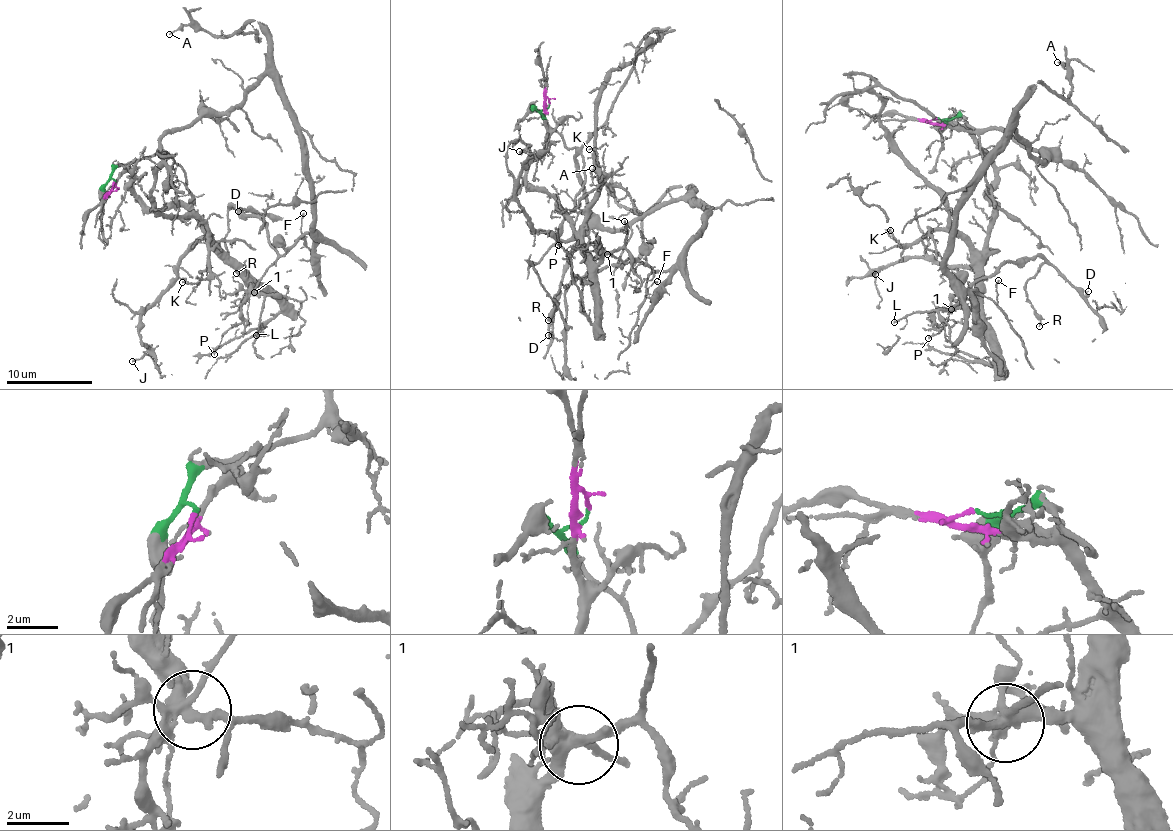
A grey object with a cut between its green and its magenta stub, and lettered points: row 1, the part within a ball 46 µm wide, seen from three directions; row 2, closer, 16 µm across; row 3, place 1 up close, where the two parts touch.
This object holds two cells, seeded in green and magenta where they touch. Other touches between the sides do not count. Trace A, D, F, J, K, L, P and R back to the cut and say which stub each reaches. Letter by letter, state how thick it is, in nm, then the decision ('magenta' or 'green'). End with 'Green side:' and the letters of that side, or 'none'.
A: 100 nm | green
D: 90 nm | green
F: 110 nm | green
J: 120 nm | magenta
K: 130 nm | magenta
L: 120 nm | magenta
P: 100 nm | magenta
R: 150 nm | green
Green side: A, D, F, R

